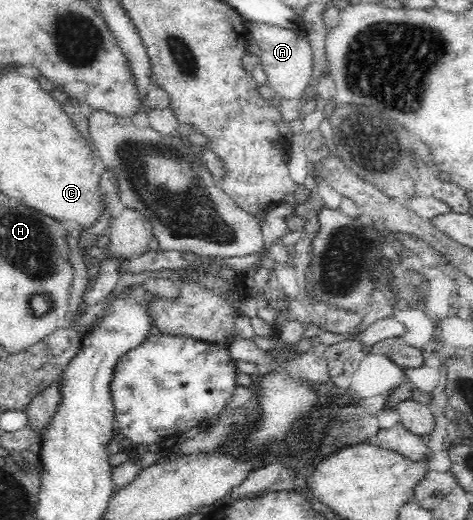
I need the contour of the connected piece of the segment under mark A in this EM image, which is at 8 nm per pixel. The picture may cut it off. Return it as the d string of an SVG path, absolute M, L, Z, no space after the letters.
M246 21L249 38L259 45L261 65L266 73L266 86L279 101L299 99L312 75L312 48L306 43L305 33L295 34L293 30L278 28L265 22Z

